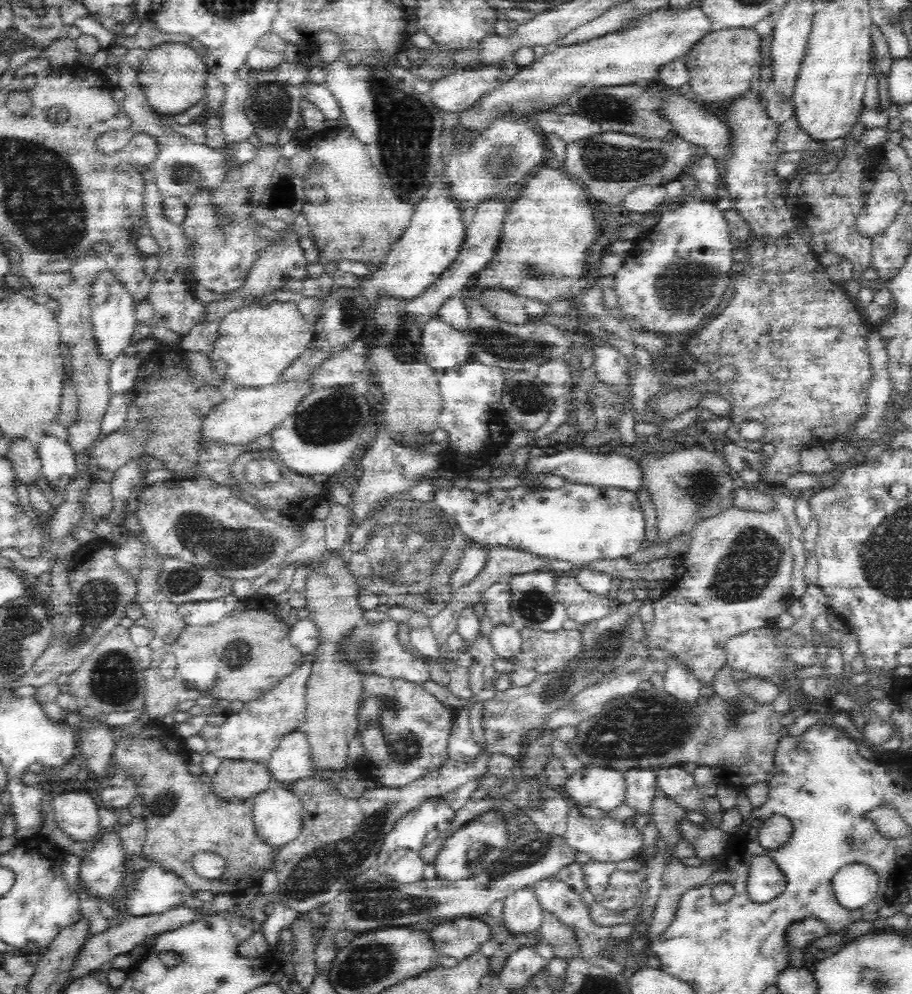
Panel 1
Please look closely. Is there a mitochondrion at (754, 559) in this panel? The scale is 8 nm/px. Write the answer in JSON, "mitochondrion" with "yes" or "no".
{"mitochondrion":"yes"}

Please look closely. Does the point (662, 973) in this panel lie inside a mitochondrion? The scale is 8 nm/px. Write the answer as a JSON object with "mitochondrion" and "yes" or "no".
{"mitochondrion":"no"}

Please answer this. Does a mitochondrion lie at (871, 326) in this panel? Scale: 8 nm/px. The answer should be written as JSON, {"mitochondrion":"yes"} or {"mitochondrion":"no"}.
{"mitochondrion":"no"}

